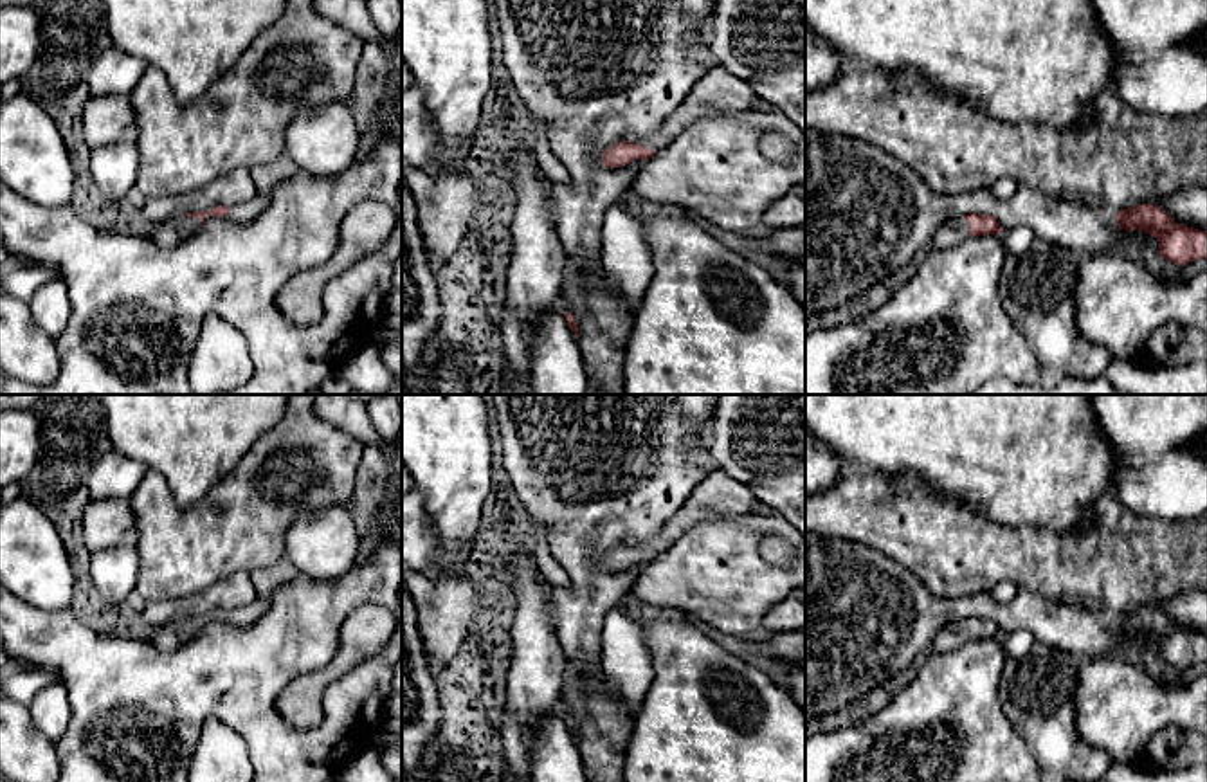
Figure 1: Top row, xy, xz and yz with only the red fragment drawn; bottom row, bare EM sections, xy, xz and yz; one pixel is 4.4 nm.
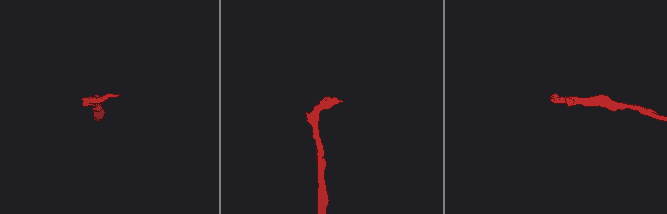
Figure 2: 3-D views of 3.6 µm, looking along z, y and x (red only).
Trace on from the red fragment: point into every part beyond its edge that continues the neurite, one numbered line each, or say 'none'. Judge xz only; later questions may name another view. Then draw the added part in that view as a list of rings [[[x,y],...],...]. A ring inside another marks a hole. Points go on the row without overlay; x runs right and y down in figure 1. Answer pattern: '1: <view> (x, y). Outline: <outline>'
1: xz (717, 494). Outline: [[[715,468],[690,492],[683,506],[659,528],[659,532],[636,548],[658,557],[692,524],[751,514],[755,503],[757,497],[746,485],[735,481],[721,468]]]

